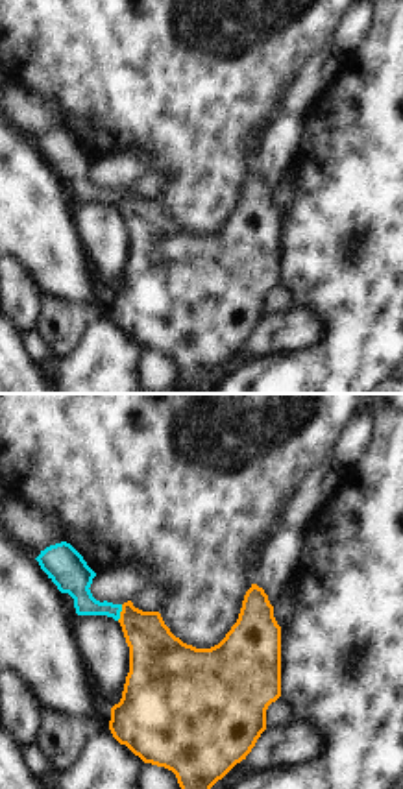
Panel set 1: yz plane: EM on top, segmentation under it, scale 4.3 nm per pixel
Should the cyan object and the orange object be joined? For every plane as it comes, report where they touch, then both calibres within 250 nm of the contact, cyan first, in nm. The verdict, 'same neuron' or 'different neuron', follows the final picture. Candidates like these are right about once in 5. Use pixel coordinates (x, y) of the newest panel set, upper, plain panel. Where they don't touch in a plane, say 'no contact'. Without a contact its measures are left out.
contact (121, 196); calibres 160 and 240 nm

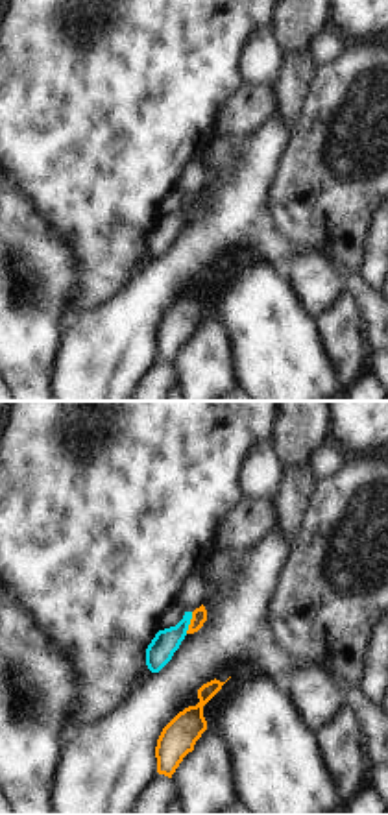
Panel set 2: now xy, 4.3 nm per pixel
contact (189, 209); calibres 120 and 60 nm

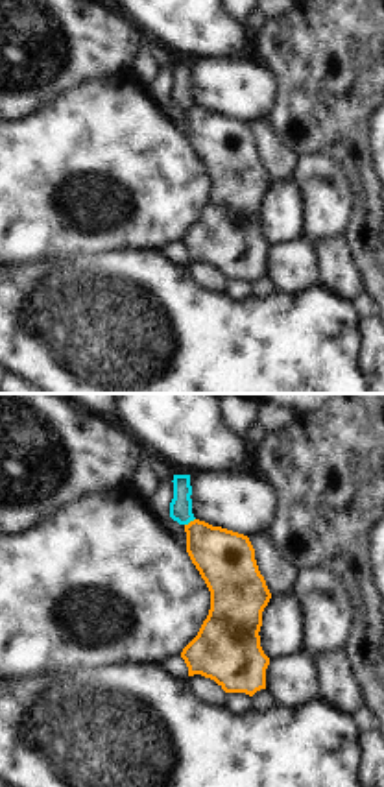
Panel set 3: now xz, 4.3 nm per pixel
contact (189, 108); calibres 100 and 260 nm

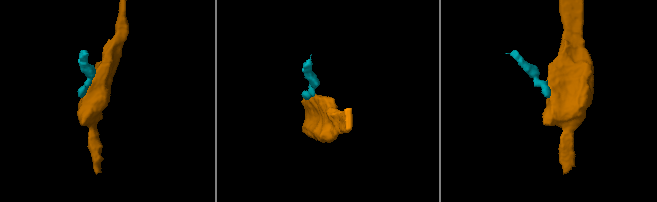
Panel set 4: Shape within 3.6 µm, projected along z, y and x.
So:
different neuron

